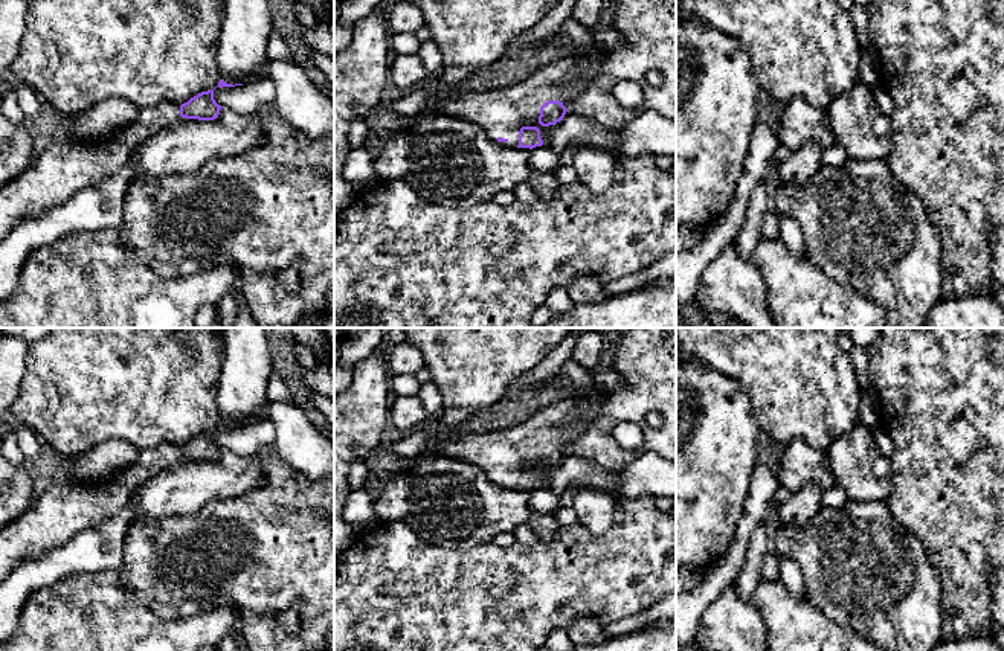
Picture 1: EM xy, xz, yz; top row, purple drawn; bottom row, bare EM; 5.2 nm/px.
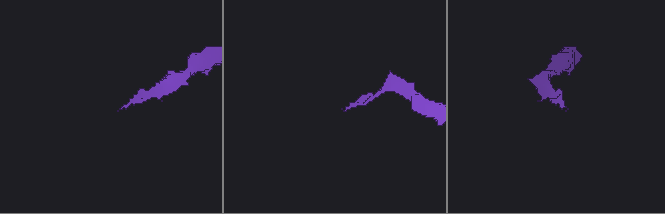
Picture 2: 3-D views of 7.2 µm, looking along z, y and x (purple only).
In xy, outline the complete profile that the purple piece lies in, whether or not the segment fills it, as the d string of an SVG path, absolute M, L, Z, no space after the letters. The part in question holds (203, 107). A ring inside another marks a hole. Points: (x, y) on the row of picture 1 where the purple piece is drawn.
M214 90L201 91L179 105L163 101L139 107L136 117L101 142L64 137L43 149L32 165L0 189L0 239L26 220L67 203L78 191L117 172L131 152L182 120L214 120L220 110Z

